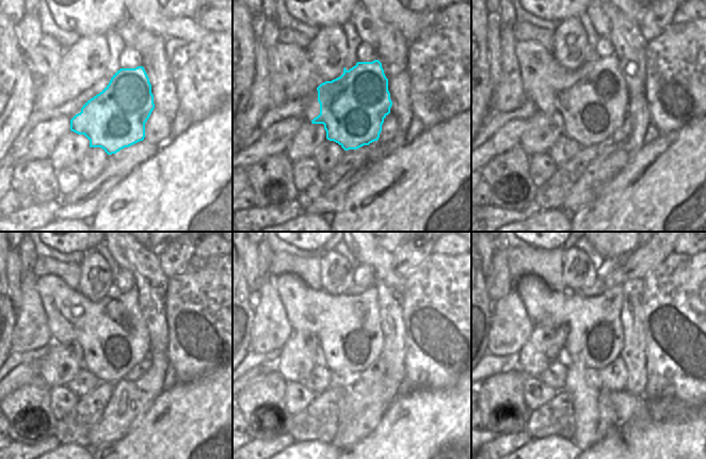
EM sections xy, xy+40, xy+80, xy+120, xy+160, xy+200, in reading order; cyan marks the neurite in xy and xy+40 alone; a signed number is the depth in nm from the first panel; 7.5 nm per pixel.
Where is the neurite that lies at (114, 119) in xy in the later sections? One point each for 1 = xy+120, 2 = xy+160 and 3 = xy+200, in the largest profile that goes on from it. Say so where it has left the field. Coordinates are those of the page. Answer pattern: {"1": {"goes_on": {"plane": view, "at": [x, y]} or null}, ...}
{"1": {"goes_on": {"plane": "xy+120", "at": [115, 338]}}, "2": {"goes_on": {"plane": "xy+160", "at": [352, 338]}}, "3": {"goes_on": {"plane": "xy+200", "at": [595, 338]}}}

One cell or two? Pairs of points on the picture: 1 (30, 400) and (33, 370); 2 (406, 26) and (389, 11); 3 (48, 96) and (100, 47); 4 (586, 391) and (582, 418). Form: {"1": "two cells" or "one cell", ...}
{"1": "two cells", "2": "one cell", "3": "one cell", "4": "one cell"}

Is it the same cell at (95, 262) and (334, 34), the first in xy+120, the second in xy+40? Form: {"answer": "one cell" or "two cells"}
{"answer": "one cell"}

